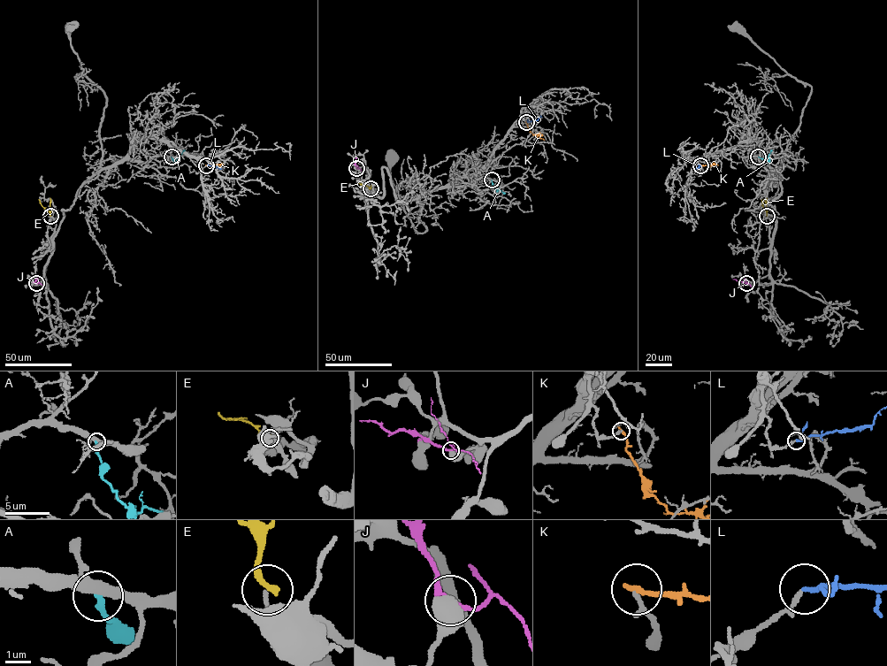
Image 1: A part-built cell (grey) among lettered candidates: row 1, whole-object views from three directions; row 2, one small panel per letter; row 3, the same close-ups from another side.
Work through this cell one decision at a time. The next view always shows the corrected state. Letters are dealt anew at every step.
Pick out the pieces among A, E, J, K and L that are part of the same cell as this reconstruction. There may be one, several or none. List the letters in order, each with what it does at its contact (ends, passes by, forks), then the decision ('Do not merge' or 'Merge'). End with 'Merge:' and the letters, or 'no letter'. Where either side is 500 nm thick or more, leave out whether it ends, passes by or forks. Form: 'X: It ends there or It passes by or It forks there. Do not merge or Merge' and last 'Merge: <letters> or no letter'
A: It ends there. Do not merge
E: It ends there. Do not merge
J: Do not merge
K: It ends there. Do not merge
L: It passes by. Merge
Merge: L

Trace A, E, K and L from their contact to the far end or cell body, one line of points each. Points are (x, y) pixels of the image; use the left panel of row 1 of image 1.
A: (172, 156), (174, 163), (185, 149)
E: (49, 216), (38, 199)
K: (205, 165), (224, 165)
L: (206, 165), (220, 168)

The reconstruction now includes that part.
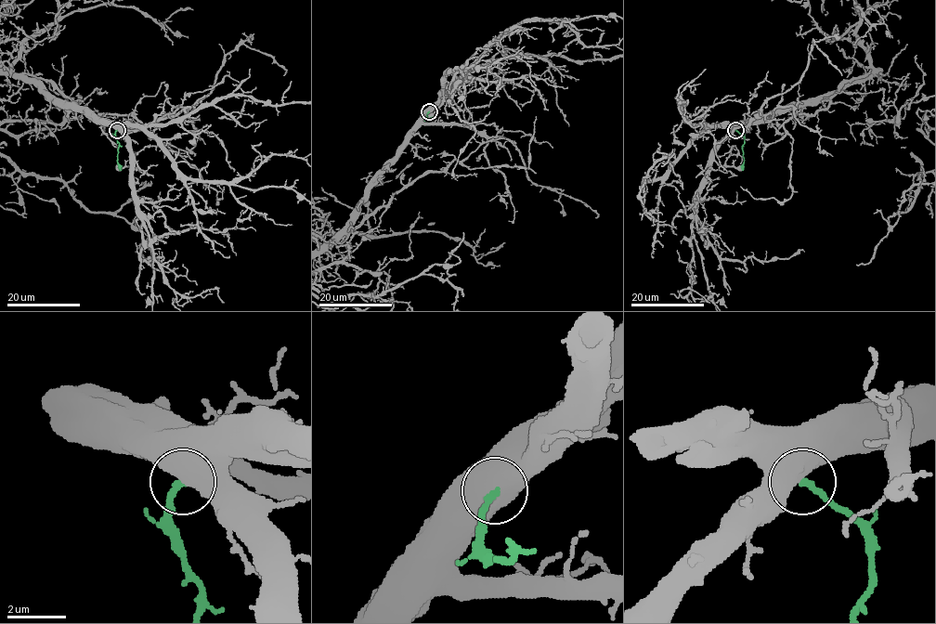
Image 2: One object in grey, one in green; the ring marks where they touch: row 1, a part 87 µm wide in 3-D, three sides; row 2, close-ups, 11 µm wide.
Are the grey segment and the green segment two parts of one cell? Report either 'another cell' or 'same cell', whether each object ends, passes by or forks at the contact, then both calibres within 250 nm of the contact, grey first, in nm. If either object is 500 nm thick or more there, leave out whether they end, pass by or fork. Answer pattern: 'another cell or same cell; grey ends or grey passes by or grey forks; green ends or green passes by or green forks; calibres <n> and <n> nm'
another cell; calibres 750 and 220 nm

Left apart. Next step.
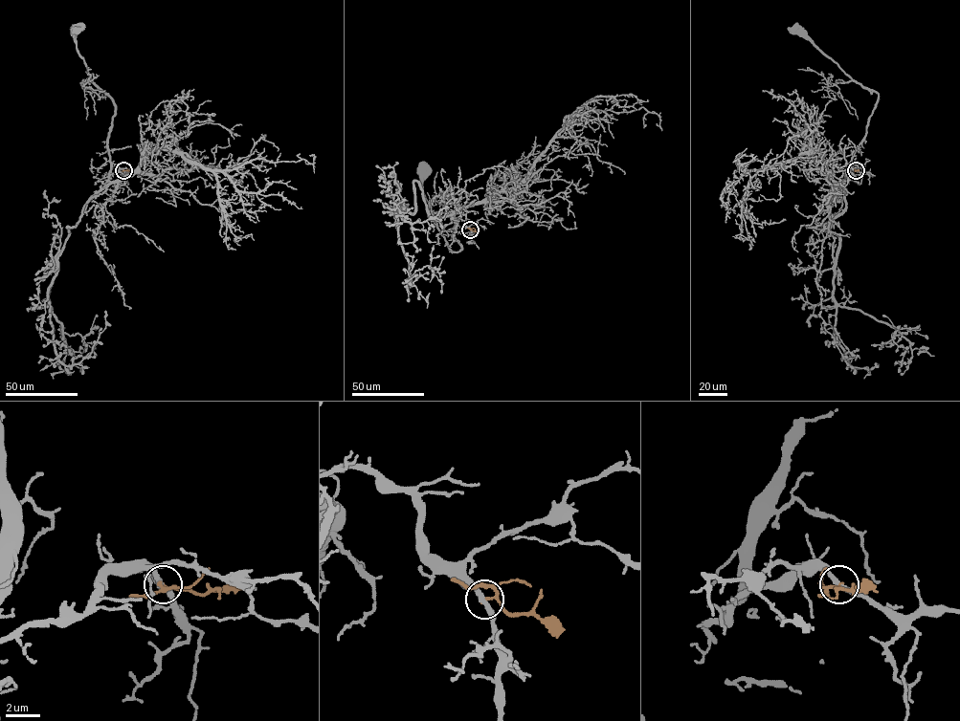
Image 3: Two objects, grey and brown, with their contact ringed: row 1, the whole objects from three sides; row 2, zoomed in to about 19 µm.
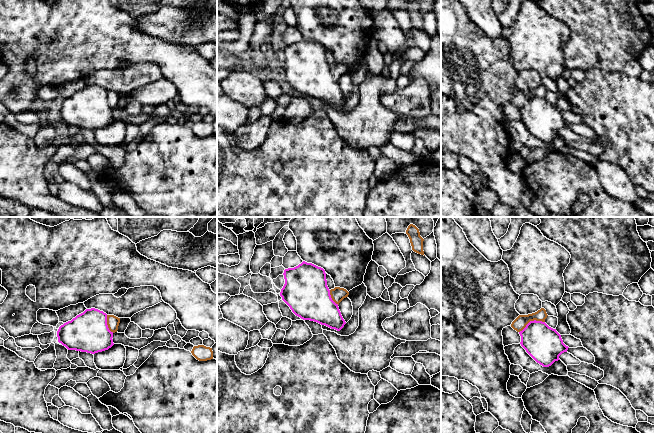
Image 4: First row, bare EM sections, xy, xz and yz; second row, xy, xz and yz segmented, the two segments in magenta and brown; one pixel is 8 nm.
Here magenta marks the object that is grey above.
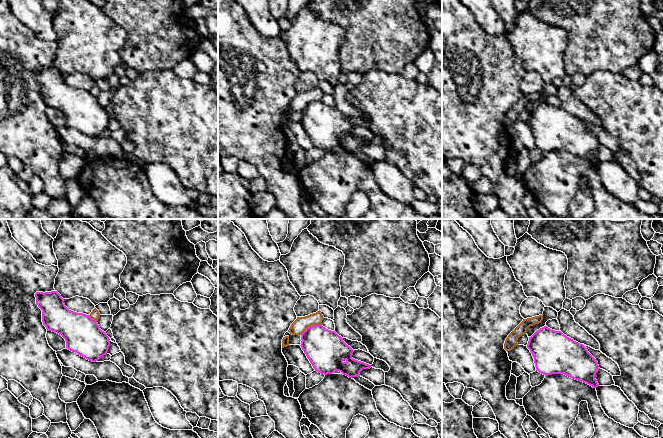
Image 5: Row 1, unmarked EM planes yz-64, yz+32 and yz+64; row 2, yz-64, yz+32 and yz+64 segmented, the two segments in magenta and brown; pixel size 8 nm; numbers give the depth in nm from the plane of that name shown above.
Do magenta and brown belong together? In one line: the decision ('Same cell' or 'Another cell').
Another cell

